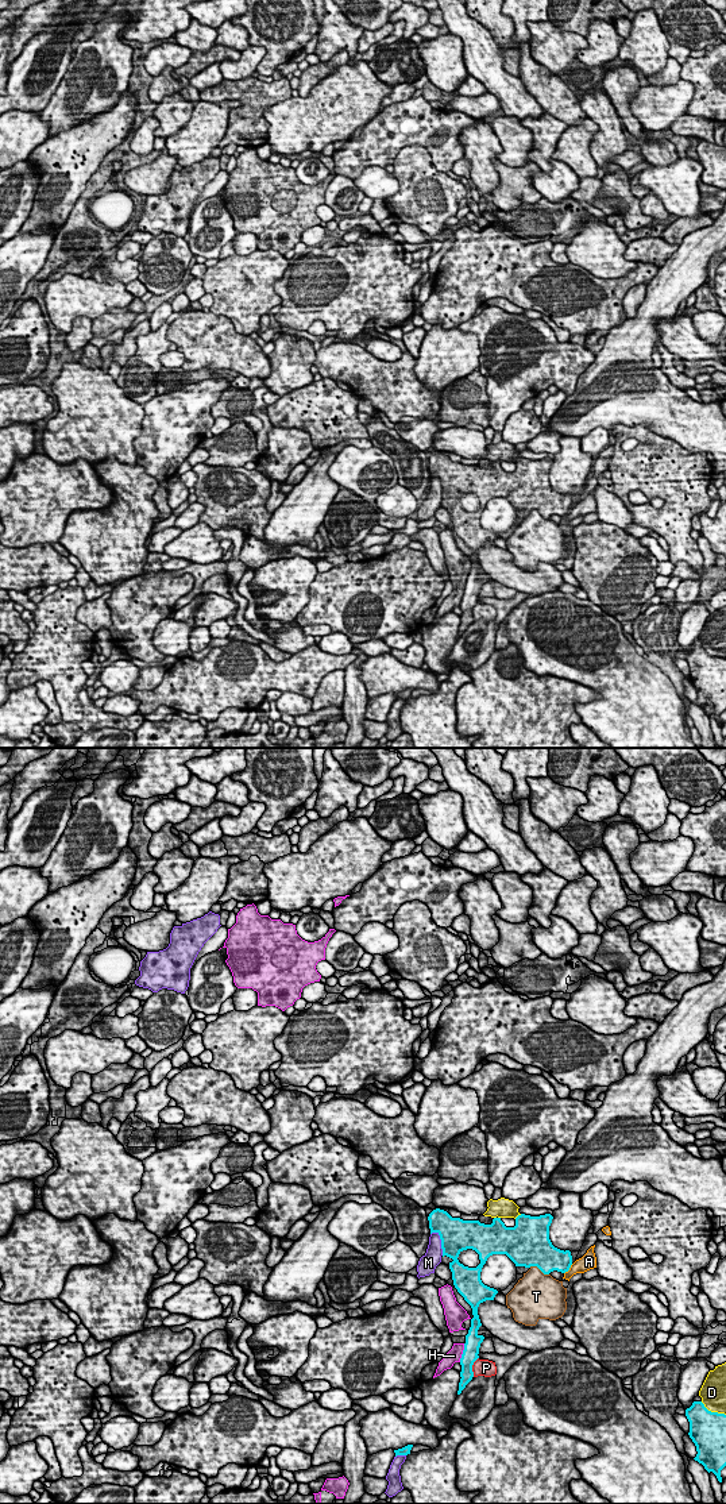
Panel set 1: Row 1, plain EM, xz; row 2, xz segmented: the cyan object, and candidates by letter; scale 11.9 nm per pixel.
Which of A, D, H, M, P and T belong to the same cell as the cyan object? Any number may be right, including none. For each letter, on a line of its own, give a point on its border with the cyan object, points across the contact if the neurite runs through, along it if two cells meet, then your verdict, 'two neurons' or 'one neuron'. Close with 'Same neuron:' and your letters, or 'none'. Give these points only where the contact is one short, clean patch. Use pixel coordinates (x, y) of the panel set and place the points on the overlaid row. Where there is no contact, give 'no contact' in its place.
A: xz (568, 1269) | along xz (572, 1264), (564, 1273) | two neurons
D: xz (713, 1412) | two neurons
H: xz (463, 1353) | two neurons
M: xz (441, 1242) | two neurons
P: xz (471, 1366) | two neurons
T: xz (539, 1268) | two neurons
Same neuron: none

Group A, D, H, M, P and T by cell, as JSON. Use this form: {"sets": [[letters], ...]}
{"sets": [["A"], ["D"], ["H"], ["M"], ["P"], ["T"]]}

